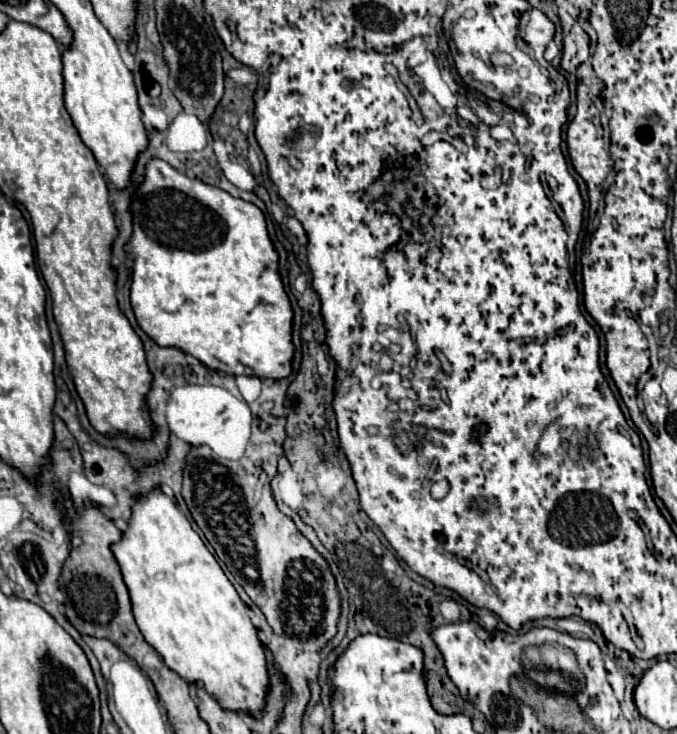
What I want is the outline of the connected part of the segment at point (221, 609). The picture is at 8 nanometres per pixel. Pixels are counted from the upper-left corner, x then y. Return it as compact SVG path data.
M161 490L141 498L133 506L129 530L123 534L121 542L111 546L111 550L129 588L137 626L147 644L163 658L167 668L179 674L187 684L203 684L203 688L207 688L211 696L219 696L219 700L223 700L223 708L231 708L231 712L247 712L251 716L261 714L271 686L265 646L247 614L247 604L239 598L219 562L207 550L175 502Z

